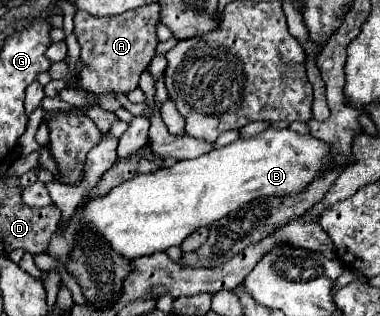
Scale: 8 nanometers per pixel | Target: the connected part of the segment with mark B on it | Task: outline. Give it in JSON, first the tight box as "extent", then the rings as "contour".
{"extent":[46,129,336,259],"contour":[[[266,129],[256,137],[236,139],[202,157],[178,161],[150,175],[136,175],[114,187],[106,197],[88,201],[76,209],[68,231],[62,237],[52,237],[46,253],[66,259],[76,241],[76,229],[82,225],[90,225],[96,233],[104,235],[112,249],[126,259],[166,251],[168,247],[180,245],[180,241],[200,227],[240,209],[244,203],[260,197],[302,193],[316,177],[332,167],[336,167],[336,157],[328,143],[312,135],[298,135],[290,129]]]}

